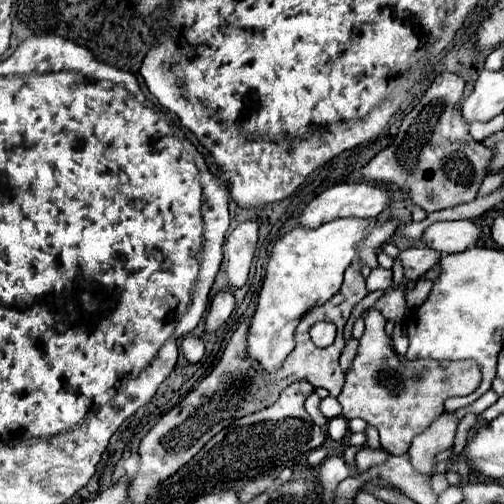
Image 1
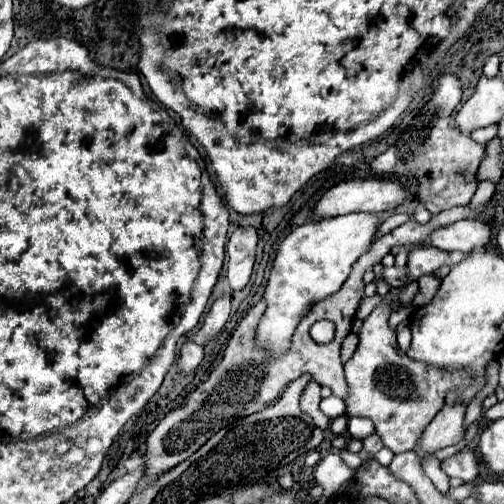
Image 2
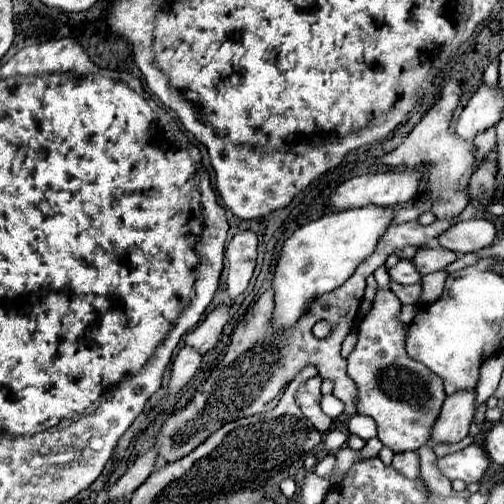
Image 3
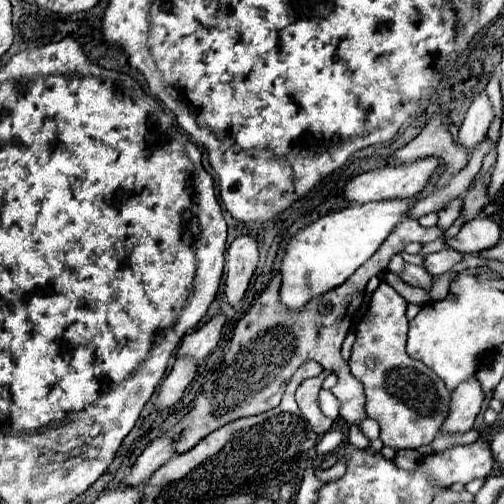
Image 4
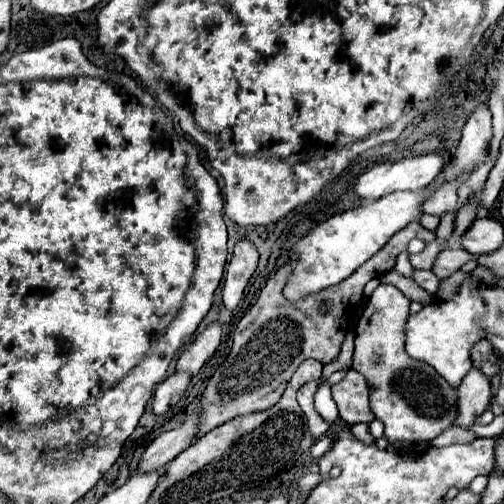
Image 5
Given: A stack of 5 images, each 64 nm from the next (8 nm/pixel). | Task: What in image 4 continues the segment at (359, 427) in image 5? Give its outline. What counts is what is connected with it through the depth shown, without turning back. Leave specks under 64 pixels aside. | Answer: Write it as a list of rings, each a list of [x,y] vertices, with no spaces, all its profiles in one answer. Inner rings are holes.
[[[350,426],[348,442],[350,442],[350,444],[356,444],[356,448],[368,448],[368,444],[370,444],[370,440],[368,440],[356,426]]]

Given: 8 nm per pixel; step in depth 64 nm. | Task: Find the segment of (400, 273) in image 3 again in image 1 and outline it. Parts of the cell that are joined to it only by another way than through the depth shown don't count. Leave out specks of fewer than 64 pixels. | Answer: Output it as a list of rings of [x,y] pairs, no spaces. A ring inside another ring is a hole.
[[[374,268],[370,272],[370,276],[366,278],[366,284],[368,284],[368,290],[374,292],[374,290],[386,290],[390,284],[392,284],[392,270],[384,270],[384,268]]]

